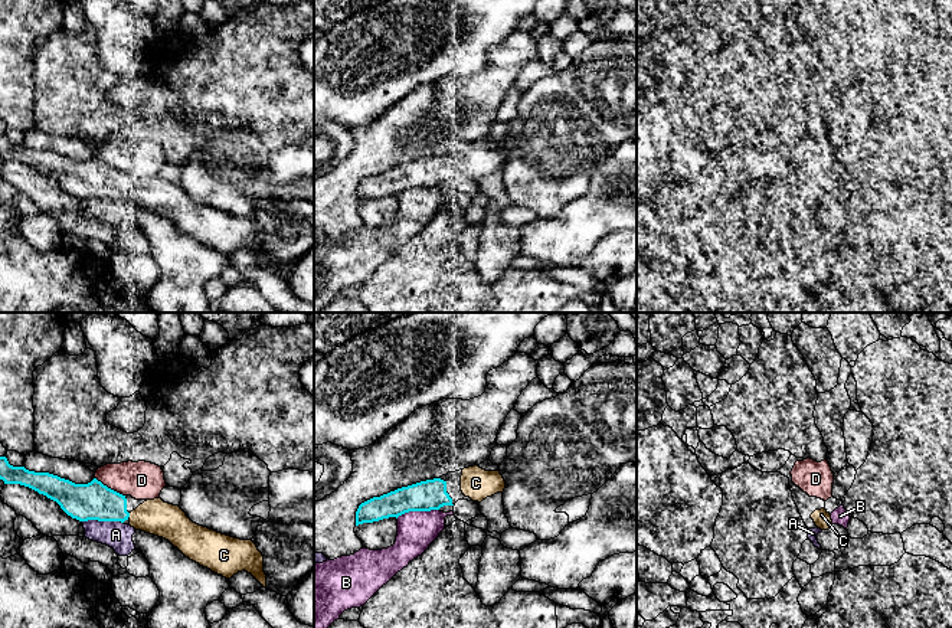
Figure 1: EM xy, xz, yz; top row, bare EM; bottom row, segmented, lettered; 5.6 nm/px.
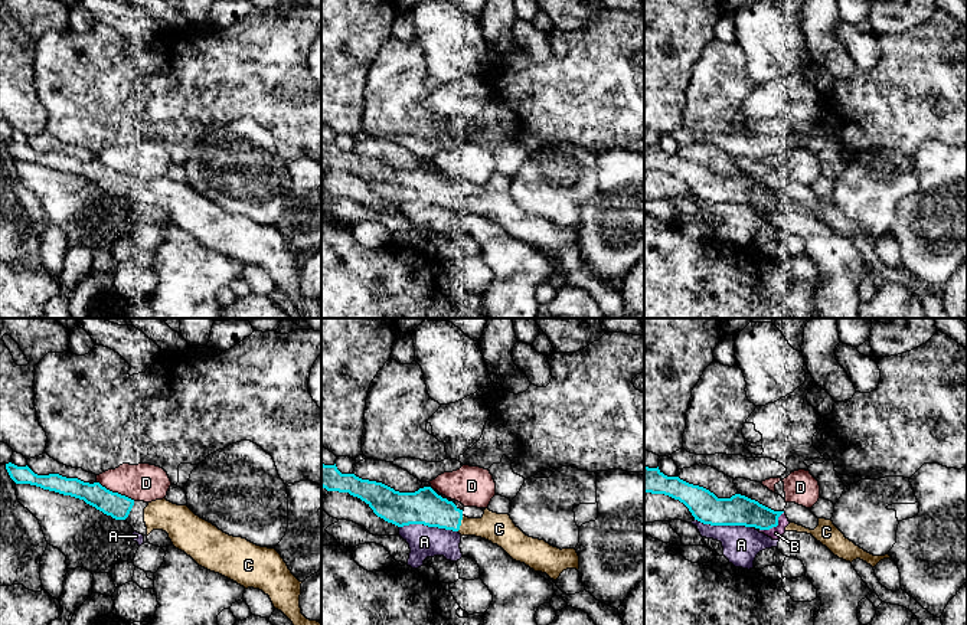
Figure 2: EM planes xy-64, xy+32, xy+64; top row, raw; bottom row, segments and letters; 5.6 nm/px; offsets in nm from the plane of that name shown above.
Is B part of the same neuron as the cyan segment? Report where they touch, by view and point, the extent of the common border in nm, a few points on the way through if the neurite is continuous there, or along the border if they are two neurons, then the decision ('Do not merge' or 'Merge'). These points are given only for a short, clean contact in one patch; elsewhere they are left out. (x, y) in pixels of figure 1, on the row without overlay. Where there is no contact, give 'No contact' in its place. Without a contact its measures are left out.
Touches cyan at xz (416, 187). Shared border 240 nm. Boundary: xz (438, 186), (409, 187), (396, 195). Do not merge

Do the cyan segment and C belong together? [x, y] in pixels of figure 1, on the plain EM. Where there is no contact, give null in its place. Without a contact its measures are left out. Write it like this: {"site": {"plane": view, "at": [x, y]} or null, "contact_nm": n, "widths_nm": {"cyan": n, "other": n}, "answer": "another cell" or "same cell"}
{"site": {"plane": "xy", "at": [128, 193]}, "contact_nm": 40, "widths_nm": {"cyan": 200, "other": 190}, "answer": "same cell"}

